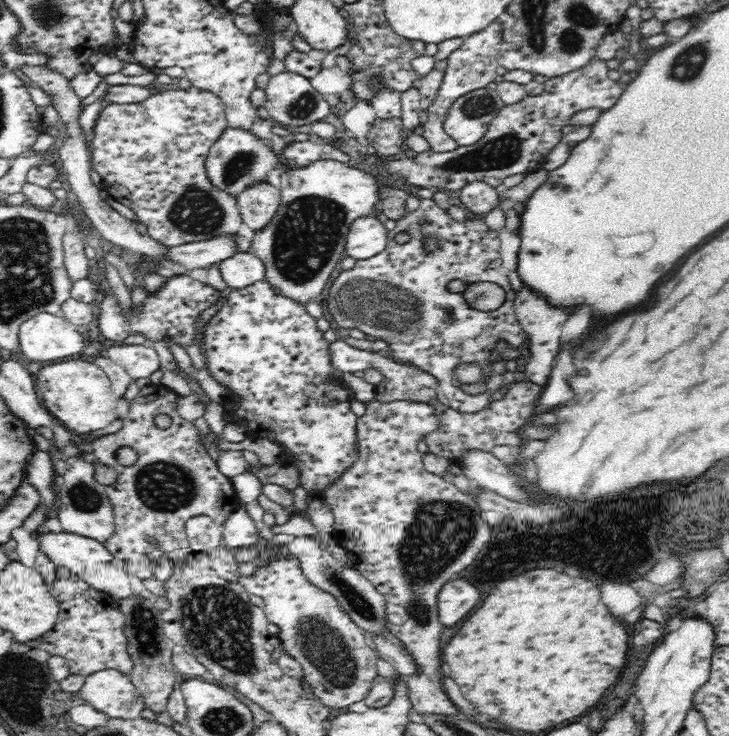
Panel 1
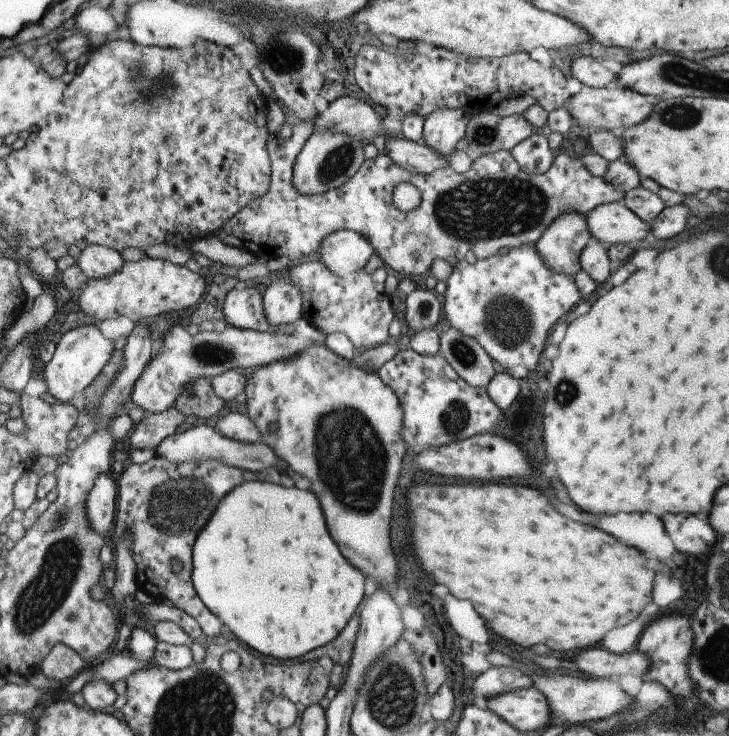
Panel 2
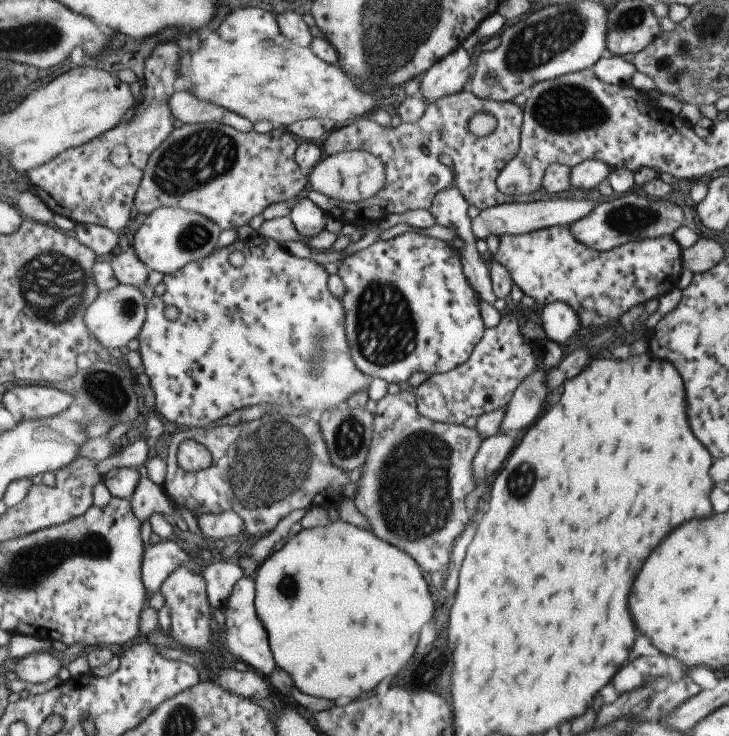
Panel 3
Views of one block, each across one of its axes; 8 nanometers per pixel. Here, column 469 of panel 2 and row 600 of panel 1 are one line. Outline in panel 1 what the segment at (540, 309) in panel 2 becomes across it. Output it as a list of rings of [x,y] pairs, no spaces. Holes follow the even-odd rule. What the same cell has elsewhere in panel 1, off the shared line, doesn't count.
[[[292,552],[284,556],[276,554],[267,564],[256,567],[254,574],[240,575],[238,583],[261,603],[268,623],[278,627],[276,636],[280,640],[282,653],[301,664],[305,673],[304,680],[310,684],[313,694],[320,698],[324,705],[332,709],[344,708],[362,700],[370,692],[378,676],[376,660],[379,658],[379,653],[371,645],[368,634],[362,631],[342,609],[338,599],[326,589],[321,589],[308,580],[300,567],[298,555]]]

